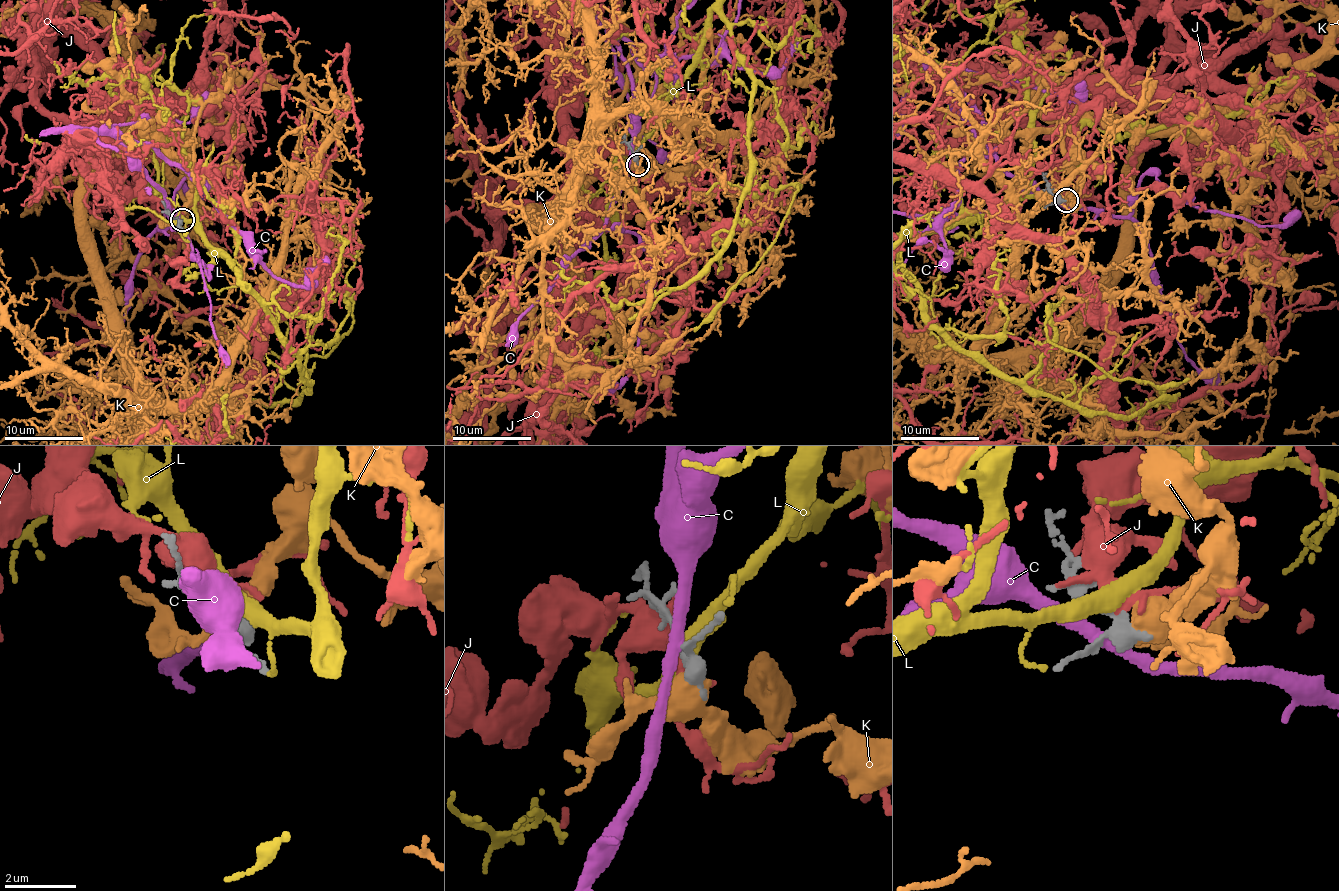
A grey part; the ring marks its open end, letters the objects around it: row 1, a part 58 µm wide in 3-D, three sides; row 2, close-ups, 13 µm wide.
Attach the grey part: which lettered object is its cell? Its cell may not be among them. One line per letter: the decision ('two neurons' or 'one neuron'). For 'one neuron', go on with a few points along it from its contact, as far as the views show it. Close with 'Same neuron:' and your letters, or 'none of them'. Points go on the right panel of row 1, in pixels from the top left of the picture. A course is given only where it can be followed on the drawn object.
C: two neurons
J: two neurons
K: two neurons
L: two neurons
Same neuron: none of them

